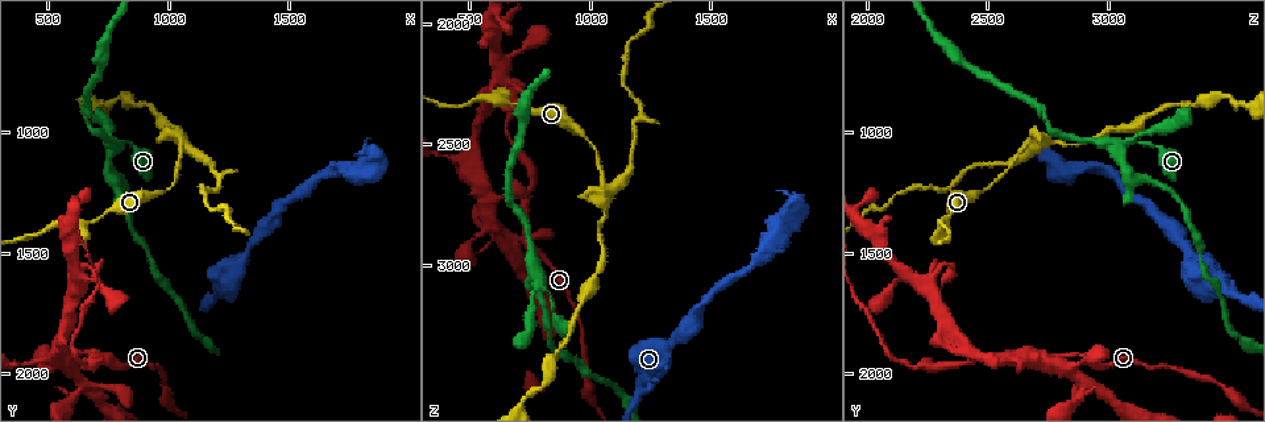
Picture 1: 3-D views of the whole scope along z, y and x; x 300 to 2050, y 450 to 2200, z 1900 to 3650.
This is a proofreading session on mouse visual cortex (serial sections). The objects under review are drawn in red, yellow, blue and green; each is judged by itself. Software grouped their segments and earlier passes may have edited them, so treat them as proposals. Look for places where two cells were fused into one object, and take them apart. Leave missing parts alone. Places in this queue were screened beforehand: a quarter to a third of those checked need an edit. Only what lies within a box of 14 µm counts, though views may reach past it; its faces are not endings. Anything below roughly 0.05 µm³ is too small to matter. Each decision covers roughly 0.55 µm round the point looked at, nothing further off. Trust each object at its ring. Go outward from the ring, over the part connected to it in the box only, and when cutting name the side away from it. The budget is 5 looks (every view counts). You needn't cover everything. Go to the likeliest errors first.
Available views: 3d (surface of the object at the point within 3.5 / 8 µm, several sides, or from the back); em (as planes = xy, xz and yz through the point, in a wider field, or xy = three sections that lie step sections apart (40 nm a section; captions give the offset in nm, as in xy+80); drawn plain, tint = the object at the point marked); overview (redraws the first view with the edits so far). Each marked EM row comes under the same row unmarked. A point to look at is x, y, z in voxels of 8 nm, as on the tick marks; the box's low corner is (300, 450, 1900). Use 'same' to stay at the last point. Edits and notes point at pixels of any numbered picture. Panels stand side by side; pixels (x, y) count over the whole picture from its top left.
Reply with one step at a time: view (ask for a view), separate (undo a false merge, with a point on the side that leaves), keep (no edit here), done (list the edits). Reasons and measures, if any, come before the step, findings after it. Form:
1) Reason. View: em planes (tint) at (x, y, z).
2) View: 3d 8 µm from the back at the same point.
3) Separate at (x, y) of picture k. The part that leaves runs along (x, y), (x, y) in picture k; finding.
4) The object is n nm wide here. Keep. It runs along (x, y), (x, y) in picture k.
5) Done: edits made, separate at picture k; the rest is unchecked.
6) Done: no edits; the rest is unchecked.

Abrupt turn. View: 3d 3.5 µm at (1040, 1040, 2670).

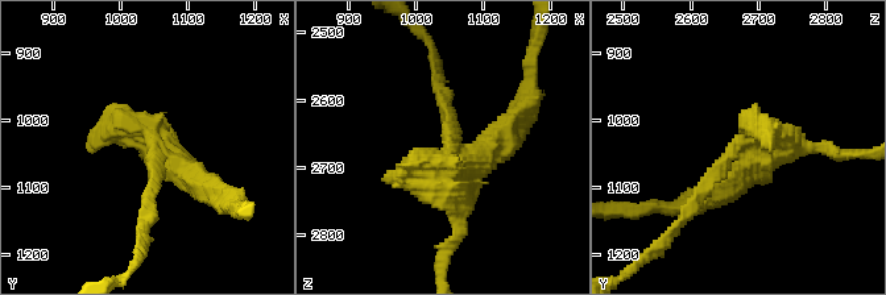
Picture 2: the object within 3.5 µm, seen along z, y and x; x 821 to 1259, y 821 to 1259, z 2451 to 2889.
Now the EM. View: em xy step 5 (tint) at (1045, 1045, 2665).

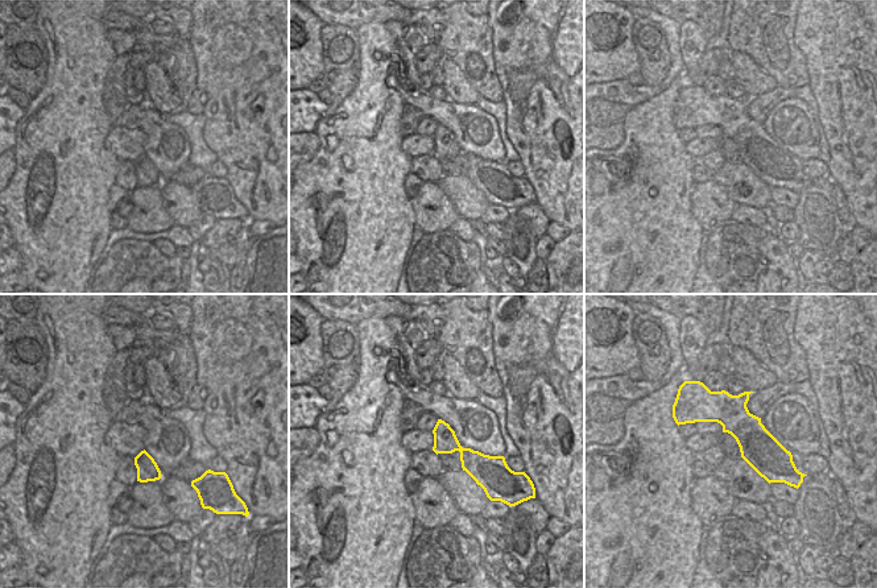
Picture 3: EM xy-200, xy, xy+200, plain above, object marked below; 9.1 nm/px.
View: em xy step 2 (tint) at the same point.

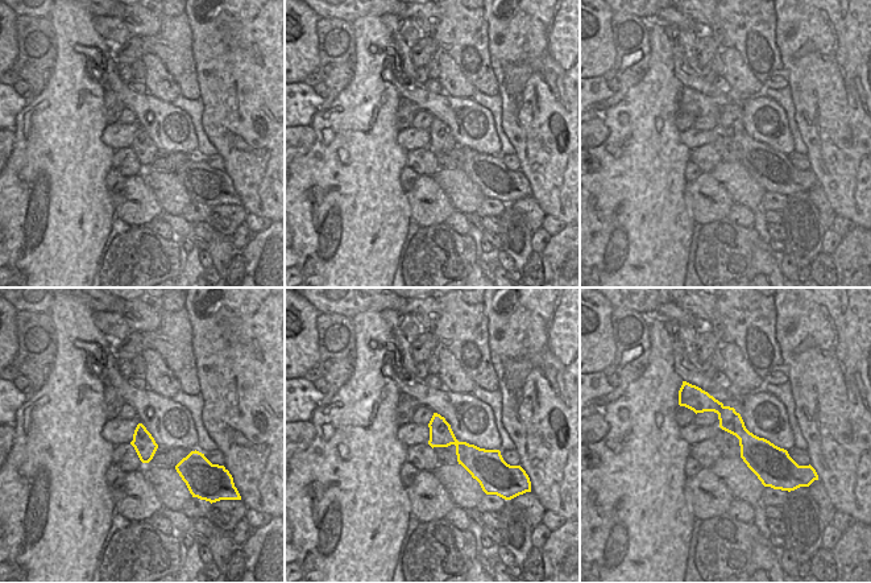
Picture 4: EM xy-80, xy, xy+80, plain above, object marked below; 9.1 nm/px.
Keep. It runs along (685, 398), (714, 405), (770, 472) in picture 4; one cell here.

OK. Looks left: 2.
Sharp bend. View: 3d 3.5 µm at (780, 1050, 3060).

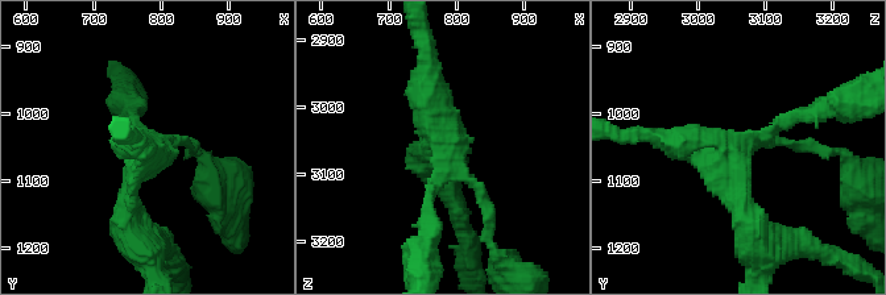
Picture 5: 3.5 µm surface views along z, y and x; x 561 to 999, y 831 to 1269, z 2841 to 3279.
4 arms meet here; the arms are 150, 200, 250, 300 nm wide. View: em xy step 1 (tint) at (770, 1055, 3050).

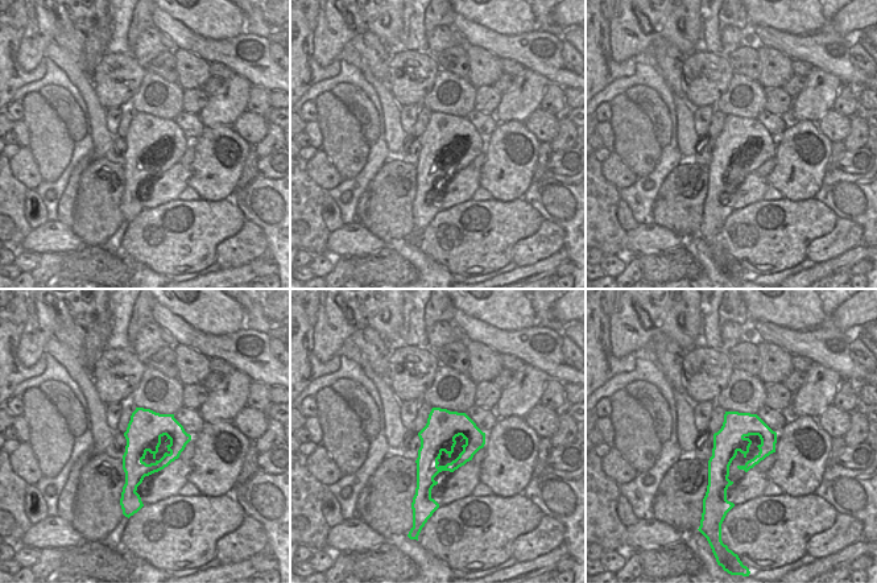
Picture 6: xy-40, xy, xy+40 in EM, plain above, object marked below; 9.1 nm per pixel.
Keep. It runs along (753, 417), (725, 446), (720, 492) in picture 6; one cell here.

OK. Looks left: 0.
Done: no edits; the rest is unchecked.

